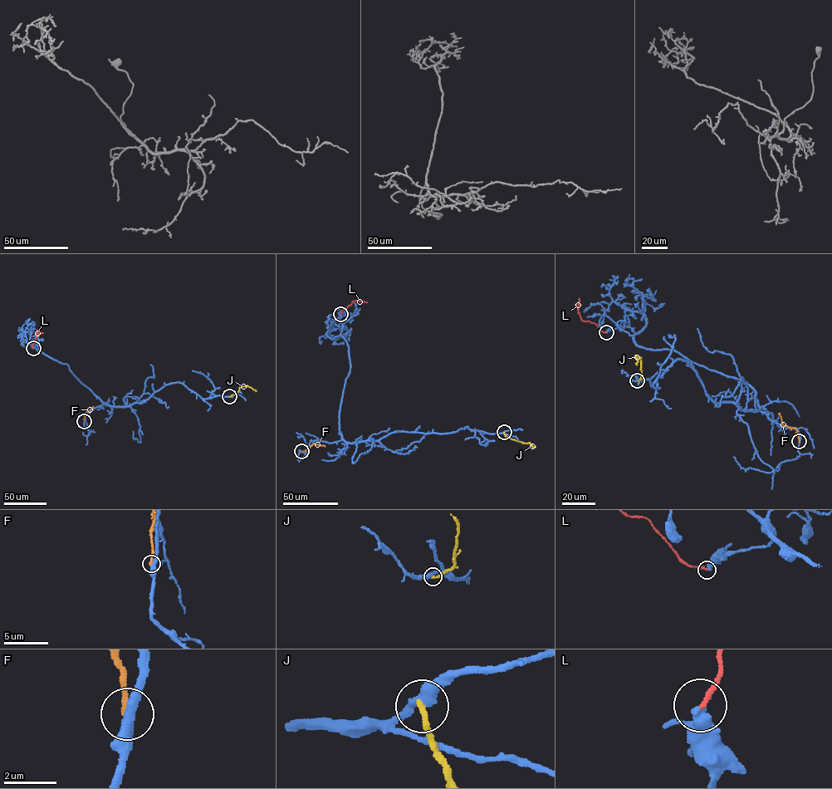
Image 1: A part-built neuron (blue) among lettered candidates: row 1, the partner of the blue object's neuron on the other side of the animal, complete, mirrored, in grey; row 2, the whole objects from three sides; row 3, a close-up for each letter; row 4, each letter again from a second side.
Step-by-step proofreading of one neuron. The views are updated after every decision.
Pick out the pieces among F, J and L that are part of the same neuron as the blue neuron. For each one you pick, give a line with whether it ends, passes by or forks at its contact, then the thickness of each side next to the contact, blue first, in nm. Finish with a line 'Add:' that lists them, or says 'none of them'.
Add: none of them

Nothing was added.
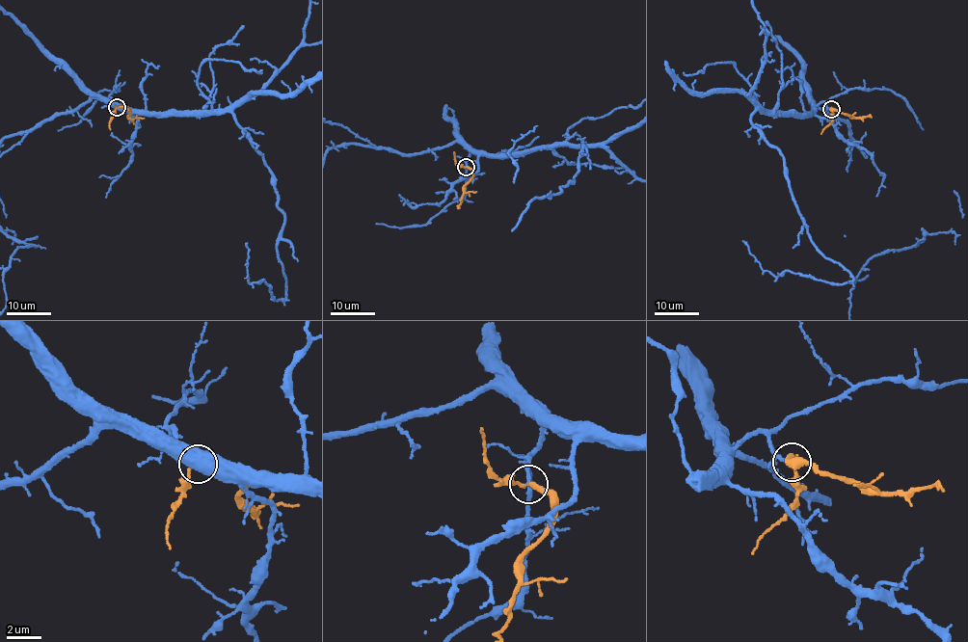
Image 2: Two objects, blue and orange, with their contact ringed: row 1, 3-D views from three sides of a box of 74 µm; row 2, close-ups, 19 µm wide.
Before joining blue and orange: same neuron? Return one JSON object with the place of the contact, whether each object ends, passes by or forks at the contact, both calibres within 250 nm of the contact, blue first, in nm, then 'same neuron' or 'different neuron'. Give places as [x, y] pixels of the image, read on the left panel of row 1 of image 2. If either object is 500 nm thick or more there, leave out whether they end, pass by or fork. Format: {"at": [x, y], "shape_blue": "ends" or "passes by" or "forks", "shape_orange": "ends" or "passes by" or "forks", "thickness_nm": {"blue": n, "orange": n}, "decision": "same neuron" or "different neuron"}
{"at": [117, 107], "shape_blue": "ends", "shape_orange": "passes by", "thickness_nm": {"blue": 190, "orange": 280}, "decision": "same neuron"}

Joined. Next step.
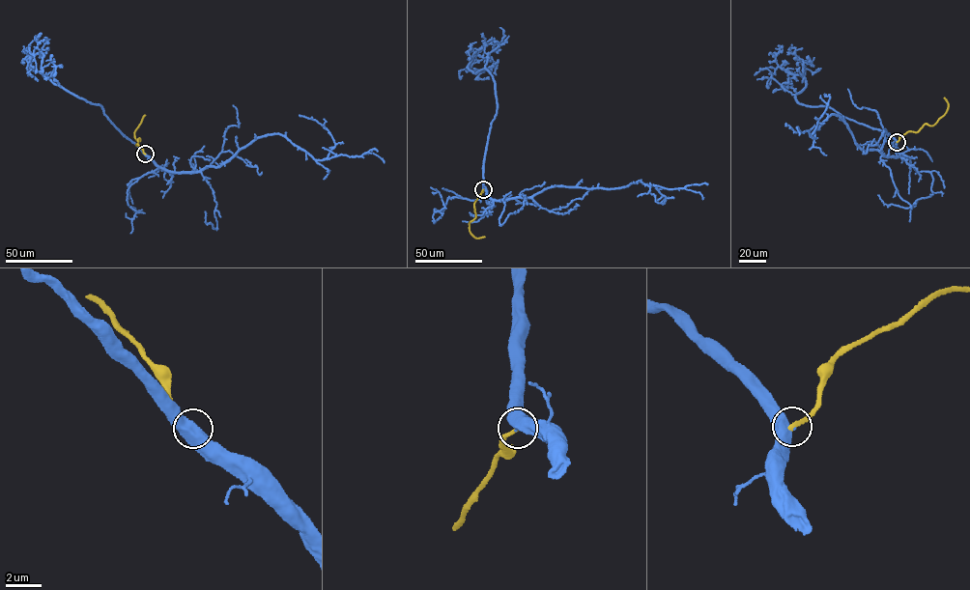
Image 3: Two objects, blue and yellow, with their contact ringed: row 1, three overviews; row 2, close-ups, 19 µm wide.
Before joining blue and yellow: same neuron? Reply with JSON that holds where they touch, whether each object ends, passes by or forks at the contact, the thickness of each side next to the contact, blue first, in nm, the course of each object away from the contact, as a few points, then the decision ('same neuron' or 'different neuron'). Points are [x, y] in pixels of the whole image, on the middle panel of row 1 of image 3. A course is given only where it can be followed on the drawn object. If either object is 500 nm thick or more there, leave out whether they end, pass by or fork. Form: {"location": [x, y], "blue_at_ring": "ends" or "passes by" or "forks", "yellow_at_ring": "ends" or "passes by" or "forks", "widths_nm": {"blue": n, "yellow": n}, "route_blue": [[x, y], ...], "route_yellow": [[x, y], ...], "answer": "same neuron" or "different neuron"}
{"location": [483, 189], "widths_nm": {"blue": 600, "yellow": 240}, "route_blue": [[483, 189], [500, 200], [553, 186], [641, 182], [656, 187], [665, 203], [649, 190]], "route_yellow": [[483, 189], [474, 202], [475, 217], [469, 228], [476, 238], [485, 237]], "answer": "same neuron"}

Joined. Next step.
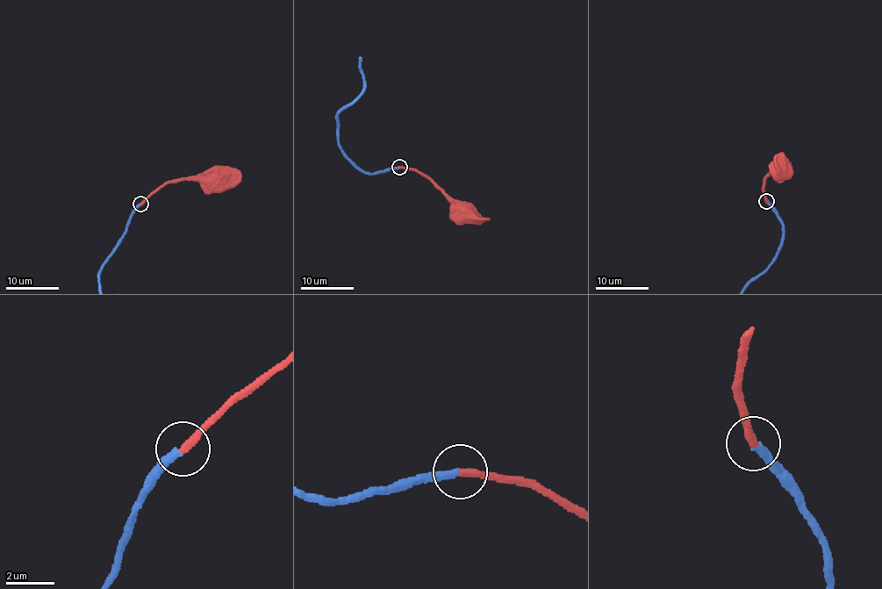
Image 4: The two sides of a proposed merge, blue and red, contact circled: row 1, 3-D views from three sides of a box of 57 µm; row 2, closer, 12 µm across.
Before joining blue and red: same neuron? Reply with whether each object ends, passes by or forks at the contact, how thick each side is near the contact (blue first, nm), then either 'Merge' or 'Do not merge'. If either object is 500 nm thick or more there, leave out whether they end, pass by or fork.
At the ring blue ends. At the ring red ends. Thickness 320 nm (blue) against 320 nm. Merge

